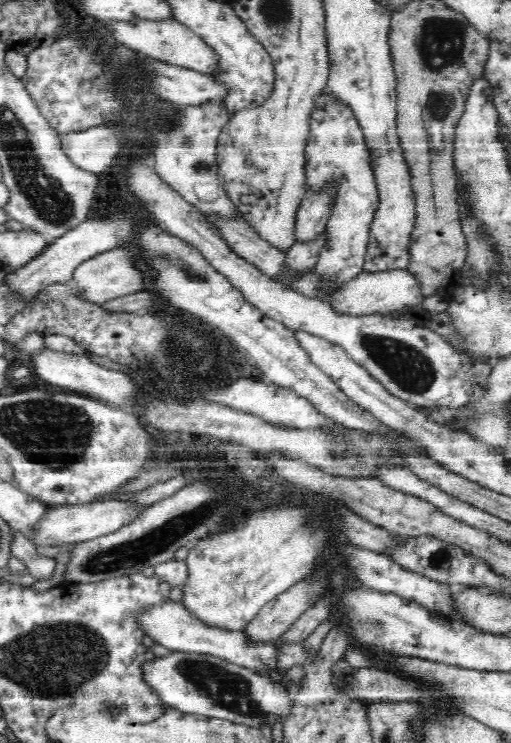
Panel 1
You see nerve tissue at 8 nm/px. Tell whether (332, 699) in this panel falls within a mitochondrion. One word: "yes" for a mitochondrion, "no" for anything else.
no

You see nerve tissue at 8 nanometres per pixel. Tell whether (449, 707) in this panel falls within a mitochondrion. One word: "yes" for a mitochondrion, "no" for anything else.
no

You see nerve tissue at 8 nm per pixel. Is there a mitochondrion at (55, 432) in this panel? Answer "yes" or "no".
yes

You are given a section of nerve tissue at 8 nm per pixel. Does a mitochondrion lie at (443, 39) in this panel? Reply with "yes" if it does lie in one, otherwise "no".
yes

